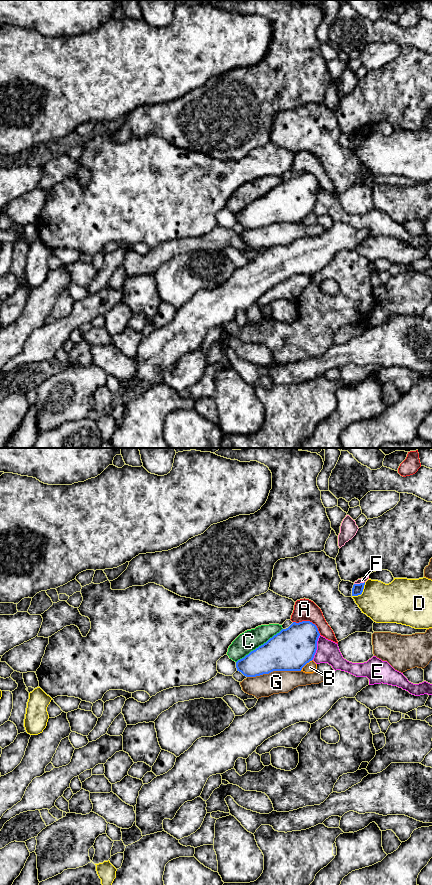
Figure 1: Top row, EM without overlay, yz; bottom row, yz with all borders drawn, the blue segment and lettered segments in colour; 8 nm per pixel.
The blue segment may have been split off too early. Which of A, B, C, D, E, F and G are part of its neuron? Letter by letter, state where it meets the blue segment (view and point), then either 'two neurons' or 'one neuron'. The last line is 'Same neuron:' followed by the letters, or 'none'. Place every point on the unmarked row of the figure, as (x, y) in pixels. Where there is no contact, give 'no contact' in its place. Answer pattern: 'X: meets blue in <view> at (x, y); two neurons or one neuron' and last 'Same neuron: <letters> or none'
A: meets blue in yz at (309, 173); two neurons
B: meets blue in yz at (306, 215); two neurons
C: meets blue in yz at (259, 198); two neurons
D: meets blue in yz at (362, 143); two neurons
E: meets blue in yz at (316, 199); two neurons
F: meets blue in yz at (360, 135); two neurons
G: meets blue in yz at (273, 222); two neurons
Same neuron: none

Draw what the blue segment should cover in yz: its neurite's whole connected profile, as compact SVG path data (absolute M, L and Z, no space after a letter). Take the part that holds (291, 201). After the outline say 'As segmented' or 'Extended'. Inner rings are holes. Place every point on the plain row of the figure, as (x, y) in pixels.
M310 173L293 174L236 214L237 223L256 229L273 223L301 223L313 212L320 188Z. As segmented

